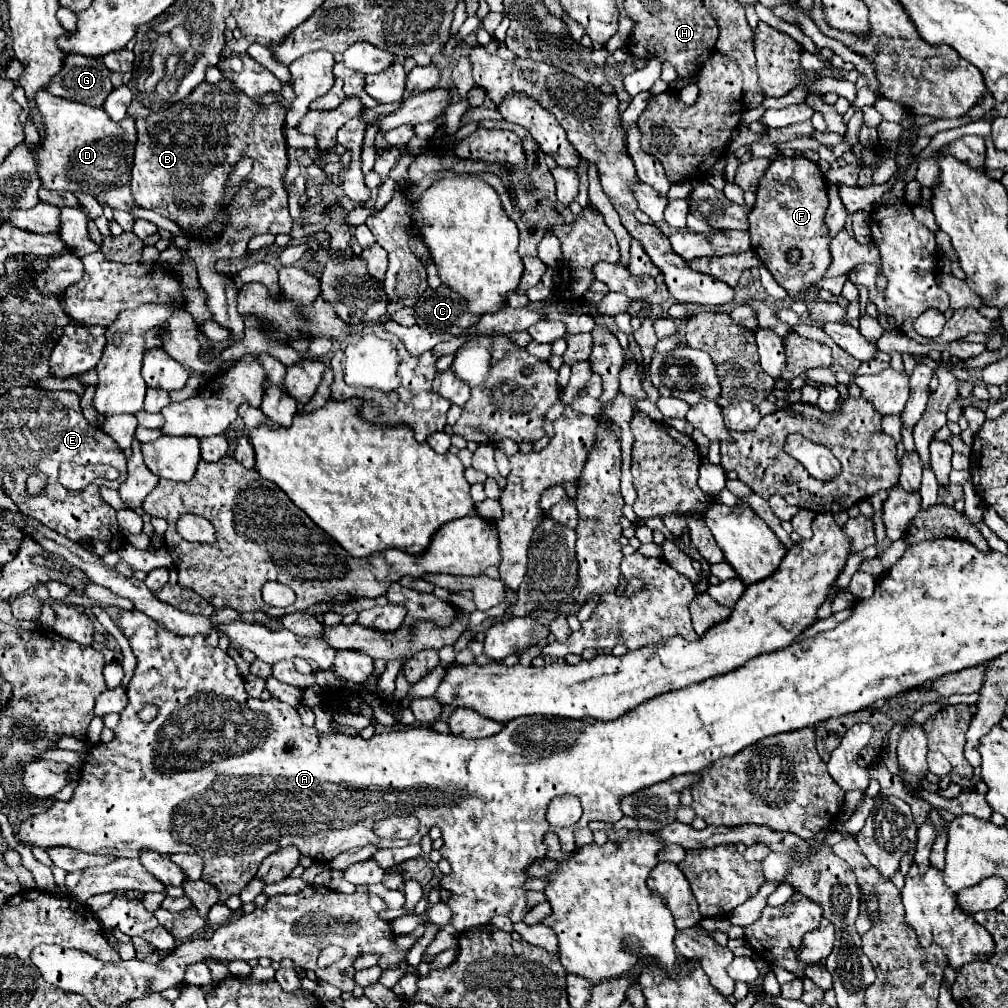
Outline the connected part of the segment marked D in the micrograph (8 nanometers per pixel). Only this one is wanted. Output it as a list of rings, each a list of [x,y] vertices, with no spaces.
[[[48,91],[36,93],[36,103],[48,127],[42,147],[34,149],[44,187],[50,191],[82,191],[98,197],[108,189],[128,185],[136,145],[134,117],[128,115],[122,121],[112,121],[102,107],[54,97]]]

